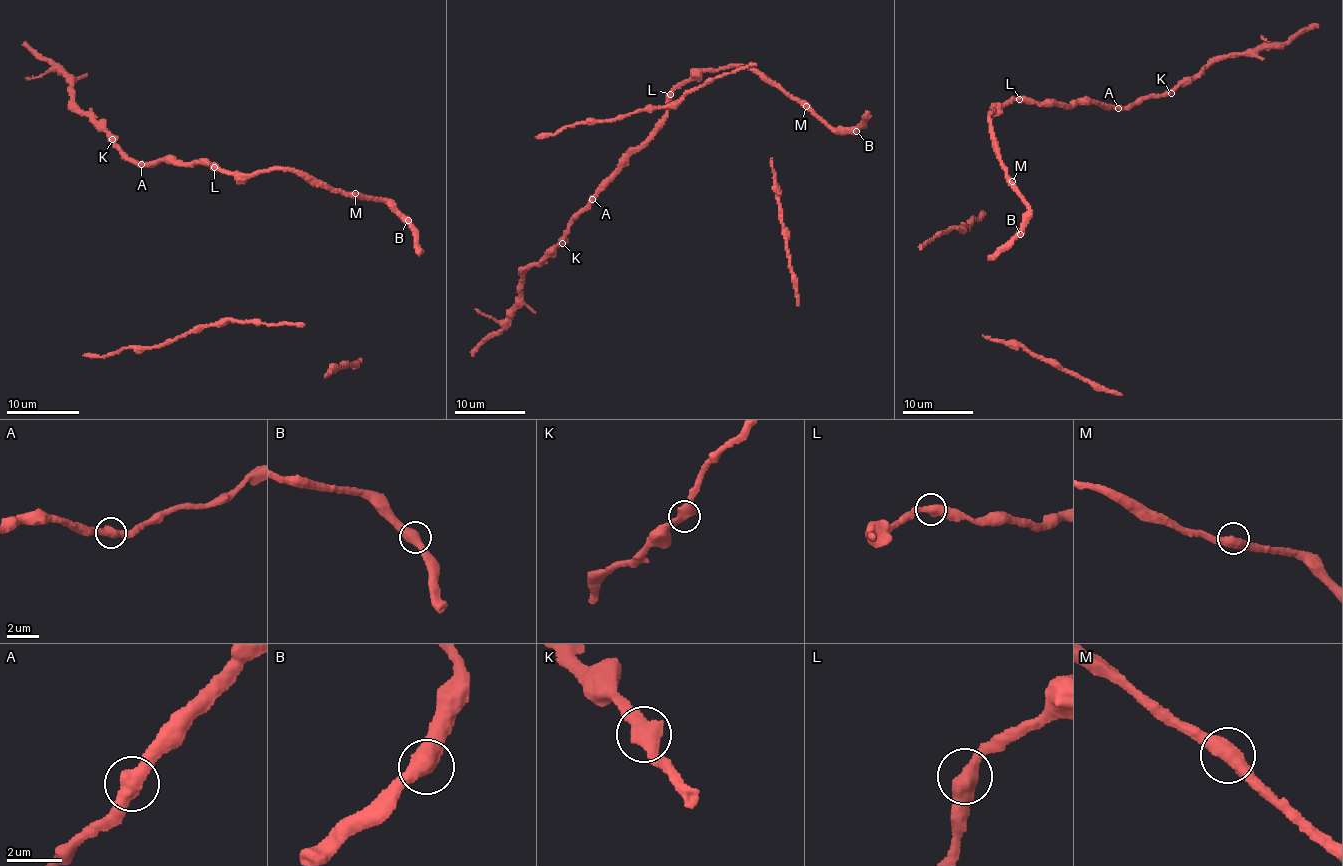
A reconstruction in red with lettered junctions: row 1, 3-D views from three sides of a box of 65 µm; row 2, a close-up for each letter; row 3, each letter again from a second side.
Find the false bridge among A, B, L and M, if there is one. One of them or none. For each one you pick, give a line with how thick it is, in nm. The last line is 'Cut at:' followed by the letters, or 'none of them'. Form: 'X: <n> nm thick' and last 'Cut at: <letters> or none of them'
Cut at: none of them

